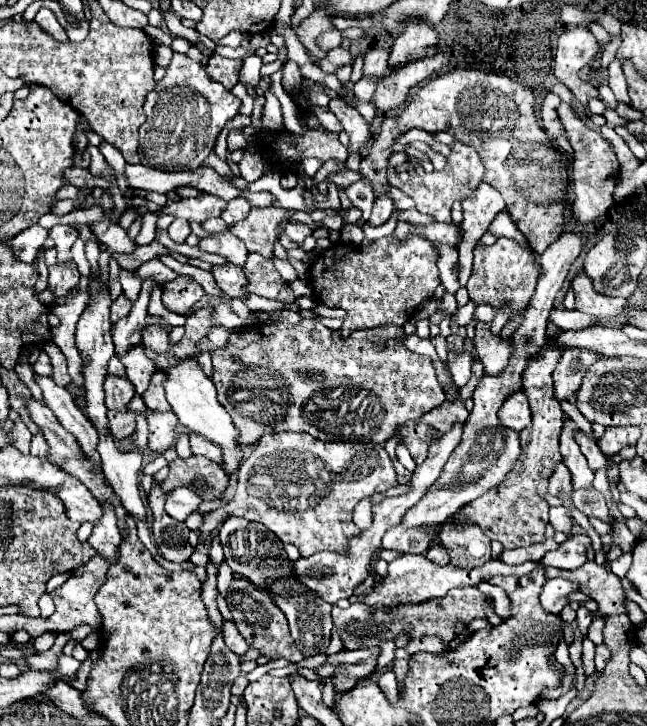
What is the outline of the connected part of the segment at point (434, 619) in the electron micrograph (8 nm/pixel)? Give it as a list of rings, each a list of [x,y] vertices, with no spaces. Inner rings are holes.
[[[465,587],[465,589],[453,589],[441,599],[431,599],[419,605],[401,605],[397,609],[387,609],[387,611],[377,611],[371,613],[369,607],[363,603],[353,603],[347,609],[339,609],[337,605],[333,607],[333,625],[341,633],[341,641],[345,649],[369,649],[369,647],[379,647],[381,641],[395,641],[395,637],[401,631],[409,631],[409,639],[421,639],[425,635],[437,635],[445,643],[453,641],[461,631],[467,629],[467,625],[481,617],[485,619],[485,601],[483,595],[475,587]]]

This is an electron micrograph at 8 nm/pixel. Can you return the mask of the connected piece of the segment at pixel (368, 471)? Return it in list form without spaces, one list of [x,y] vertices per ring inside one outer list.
[[[275,433],[263,435],[255,451],[243,459],[239,467],[237,493],[233,497],[235,507],[229,511],[247,521],[263,523],[273,531],[283,543],[293,543],[303,557],[319,551],[339,551],[345,553],[347,543],[361,531],[351,519],[353,507],[373,495],[387,491],[397,485],[395,467],[383,449],[375,443],[345,443],[345,441],[319,441],[309,437],[309,433]]]

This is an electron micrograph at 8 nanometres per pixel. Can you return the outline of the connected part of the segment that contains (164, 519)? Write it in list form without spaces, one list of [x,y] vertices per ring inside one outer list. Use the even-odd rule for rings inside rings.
[[[153,485],[149,493],[149,507],[153,511],[153,543],[167,561],[185,563],[193,553],[193,547],[189,545],[189,529],[165,513],[165,497],[167,493],[163,493],[161,485]]]

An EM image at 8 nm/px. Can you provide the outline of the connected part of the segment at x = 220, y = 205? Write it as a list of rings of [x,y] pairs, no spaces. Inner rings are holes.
[[[203,193],[197,199],[183,199],[183,201],[171,203],[163,209],[163,213],[155,213],[155,215],[161,217],[161,215],[171,213],[181,219],[195,219],[197,223],[203,223],[211,217],[221,217],[221,211],[225,211],[225,205],[227,203],[223,199],[209,195],[209,193]]]

